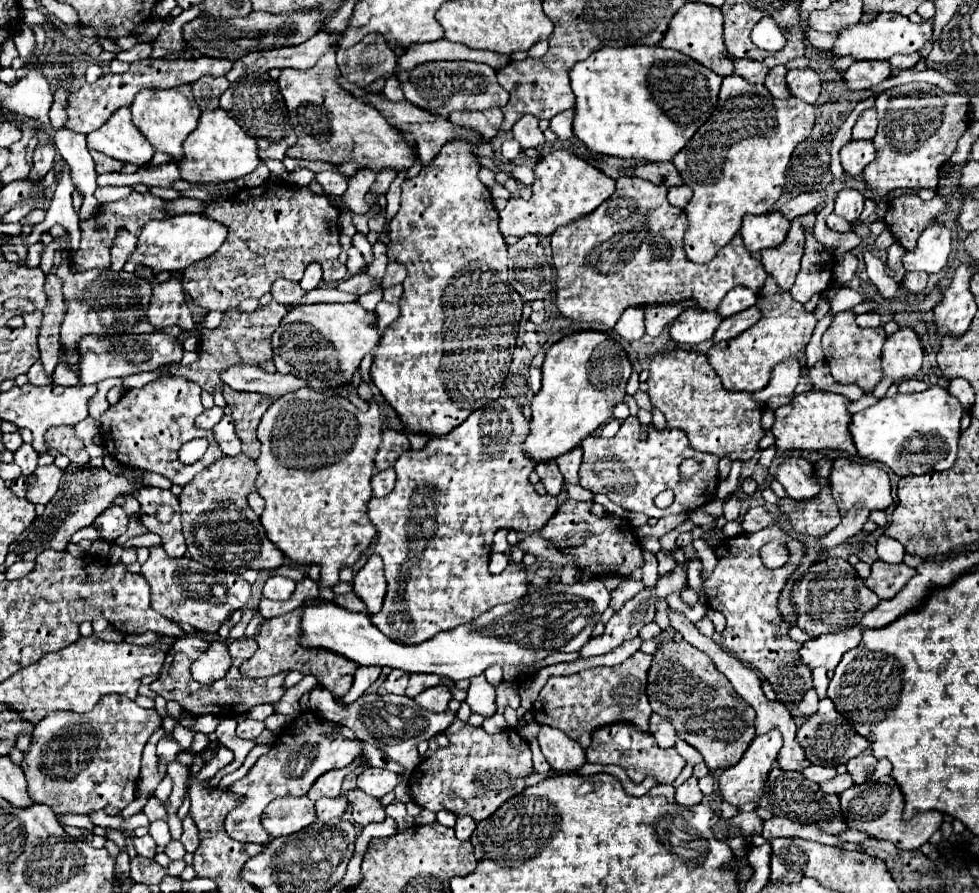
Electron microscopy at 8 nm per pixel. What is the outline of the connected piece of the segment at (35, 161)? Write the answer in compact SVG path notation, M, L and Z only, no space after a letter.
M52 139L42 141L42 143L34 149L34 153L32 153L32 169L30 169L28 179L30 179L32 183L42 181L42 179L46 177L46 173L48 173L48 171L52 169L52 165L54 165L54 157L56 157L56 149L54 149L54 145L52 145Z

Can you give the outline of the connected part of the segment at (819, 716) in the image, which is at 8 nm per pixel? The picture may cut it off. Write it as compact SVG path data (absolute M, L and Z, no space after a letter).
M828 697L820 699L818 711L804 721L804 725L798 729L798 737L796 739L802 745L802 749L806 753L806 759L812 765L828 765L828 767L844 765L848 759L856 757L866 747L870 747L870 741L860 737L852 729L852 725L848 725L848 721L844 721L844 717L834 709L834 703Z

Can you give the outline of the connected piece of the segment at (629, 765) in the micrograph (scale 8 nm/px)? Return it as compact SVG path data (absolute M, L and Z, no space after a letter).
M616 723L592 735L592 745L586 749L586 759L588 763L620 765L634 783L642 783L648 775L654 775L658 783L674 783L674 779L684 769L686 761L678 755L676 749L660 749L658 745L654 745L656 741L652 741L650 733L640 733L628 723Z

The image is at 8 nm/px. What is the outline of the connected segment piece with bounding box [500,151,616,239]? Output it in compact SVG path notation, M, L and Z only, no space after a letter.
M552 151L542 157L534 167L534 185L532 185L532 199L510 199L508 205L500 211L500 233L504 237L514 235L518 239L526 235L542 235L550 237L558 227L568 225L588 213L592 213L604 199L614 193L616 181L606 177L602 171L592 167L590 163L582 161L570 151Z

